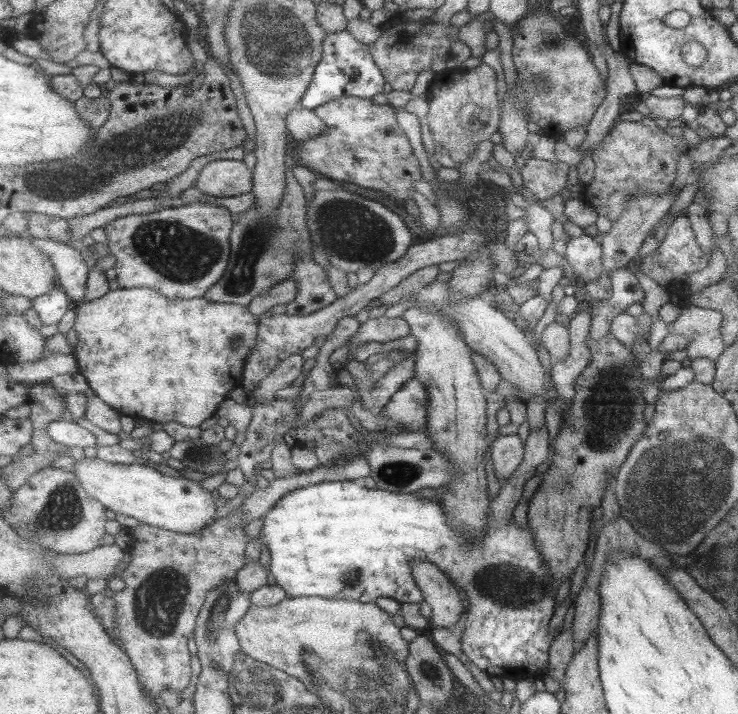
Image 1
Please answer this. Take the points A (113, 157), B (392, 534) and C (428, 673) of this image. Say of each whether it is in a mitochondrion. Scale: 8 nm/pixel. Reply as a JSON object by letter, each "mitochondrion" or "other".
{"A":"mitochondrion","B":"other","C":"mitochondrion"}

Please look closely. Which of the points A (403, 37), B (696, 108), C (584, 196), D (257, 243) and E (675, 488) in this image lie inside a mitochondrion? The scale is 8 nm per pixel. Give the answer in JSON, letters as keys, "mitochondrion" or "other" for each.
{"A":"other","B":"other","C":"other","D":"mitochondrion","E":"mitochondrion"}

